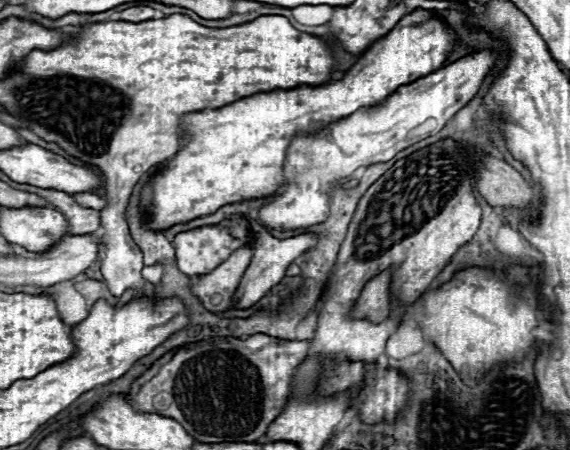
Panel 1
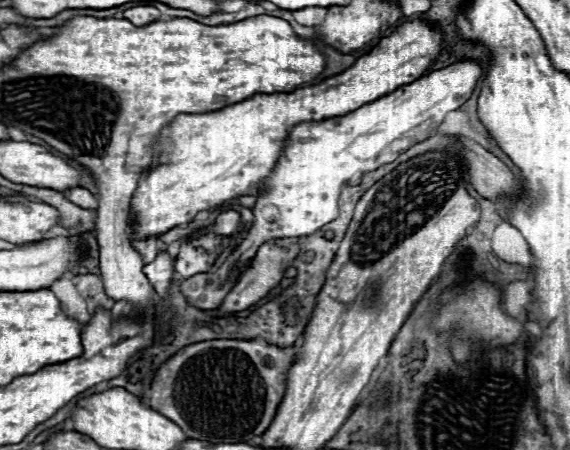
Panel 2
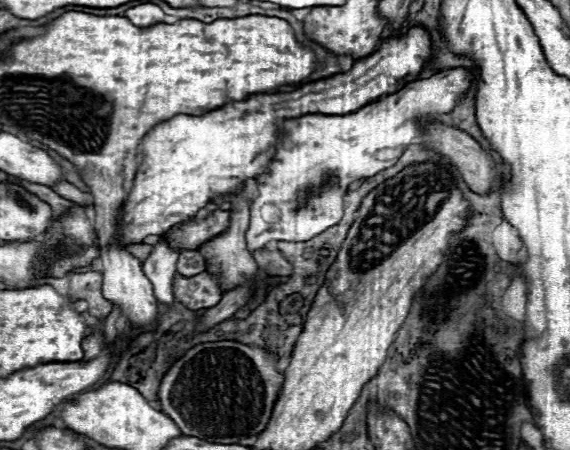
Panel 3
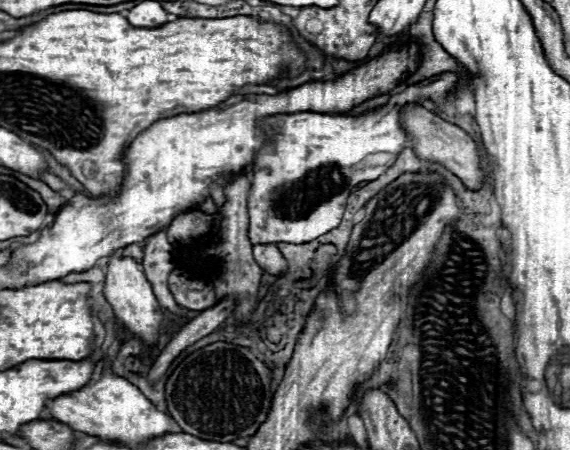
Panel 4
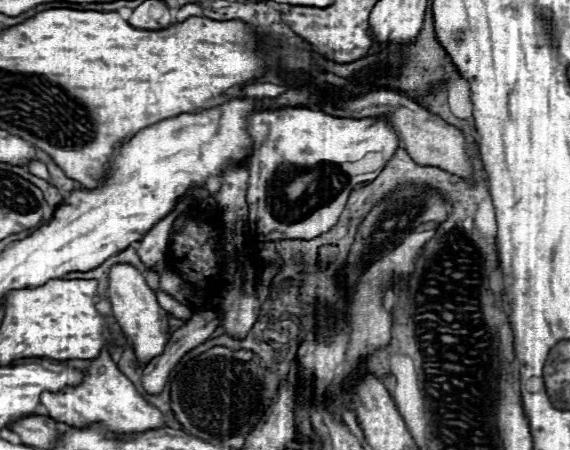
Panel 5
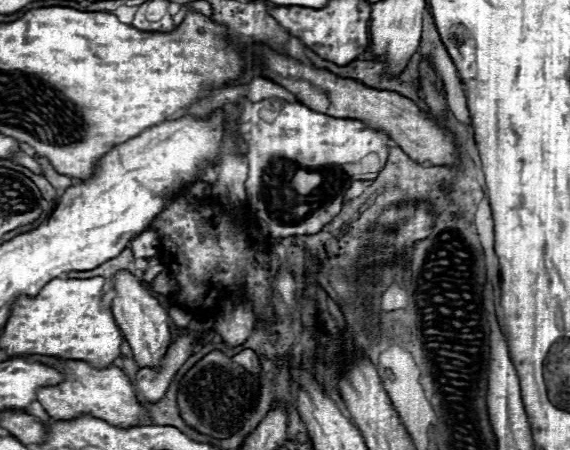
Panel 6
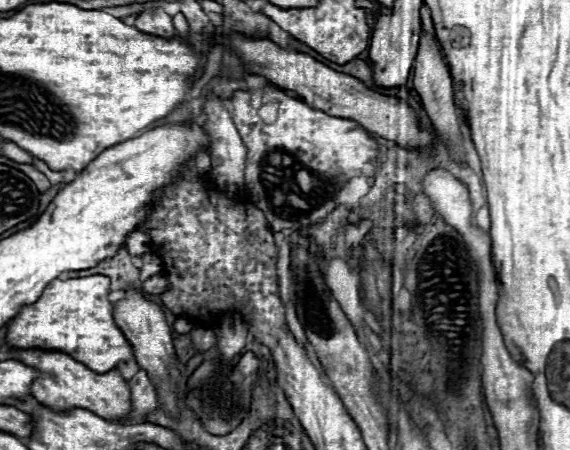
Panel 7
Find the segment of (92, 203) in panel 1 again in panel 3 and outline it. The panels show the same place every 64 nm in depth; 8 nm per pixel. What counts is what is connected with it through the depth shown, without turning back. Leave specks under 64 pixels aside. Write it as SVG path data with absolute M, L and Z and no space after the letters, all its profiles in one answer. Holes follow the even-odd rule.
M54 182L52 190L58 192L66 200L72 200L72 202L78 202L78 204L90 204L90 196L82 190L78 190L76 186L68 184L68 182Z

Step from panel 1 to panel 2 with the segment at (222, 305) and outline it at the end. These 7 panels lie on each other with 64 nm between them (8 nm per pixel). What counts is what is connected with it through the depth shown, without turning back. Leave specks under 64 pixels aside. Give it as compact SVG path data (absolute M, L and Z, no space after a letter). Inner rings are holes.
M458 62L430 72L412 84L400 86L396 92L364 104L346 116L326 118L320 122L300 122L290 128L272 176L268 176L260 188L258 200L252 208L254 222L250 224L246 238L216 272L202 272L200 276L182 280L182 296L202 310L218 308L240 276L240 272L234 270L238 260L254 258L256 250L270 240L310 236L322 226L334 222L340 214L338 198L342 186L346 186L356 172L366 174L390 164L410 146L426 140L432 130L438 130L448 112L458 110L470 98L480 76L482 66L478 62Z

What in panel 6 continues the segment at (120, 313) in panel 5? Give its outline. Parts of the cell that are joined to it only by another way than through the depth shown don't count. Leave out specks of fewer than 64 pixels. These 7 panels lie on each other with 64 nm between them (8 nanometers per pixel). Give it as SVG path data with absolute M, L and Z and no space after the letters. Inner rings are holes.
M128 272L116 274L114 290L118 296L112 300L112 314L114 314L118 328L122 330L124 338L128 340L128 344L132 348L136 364L140 368L160 368L162 358L166 356L168 346L172 342L166 310L160 306L160 302L154 296L150 296L150 292L144 288L144 284Z

